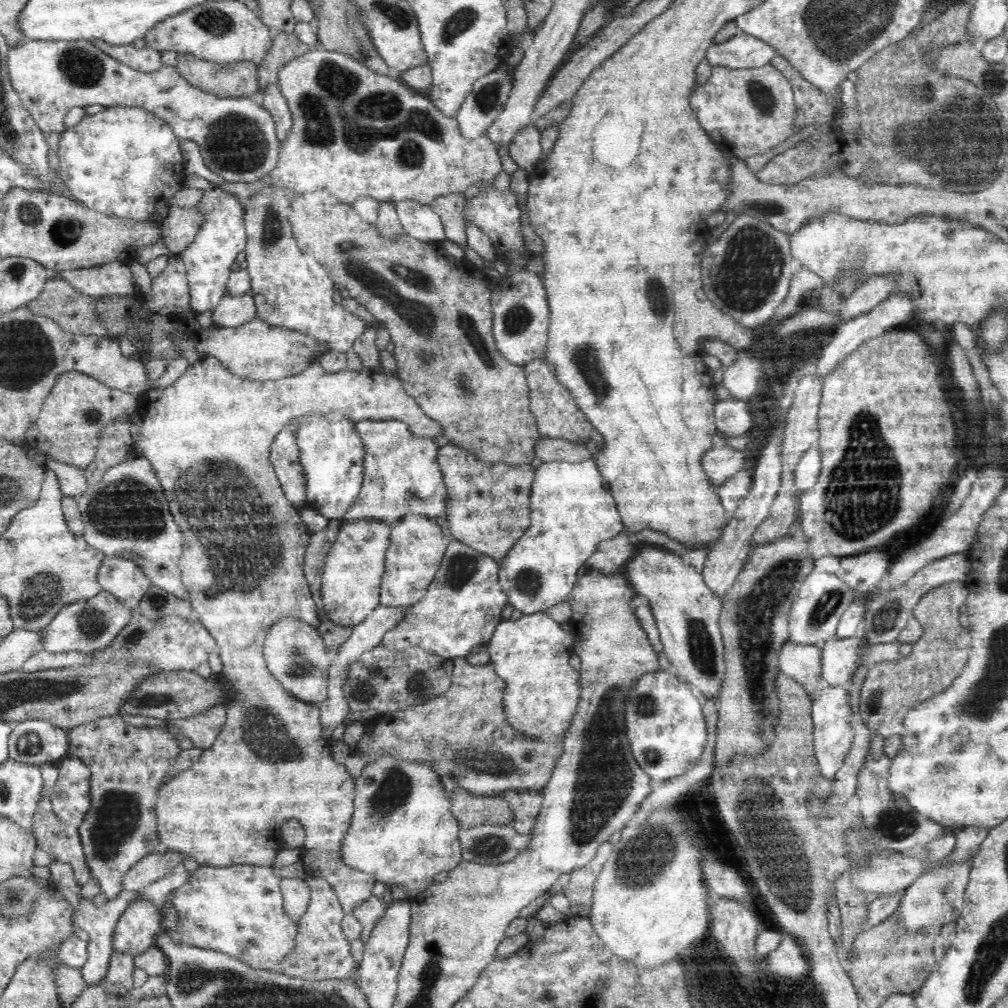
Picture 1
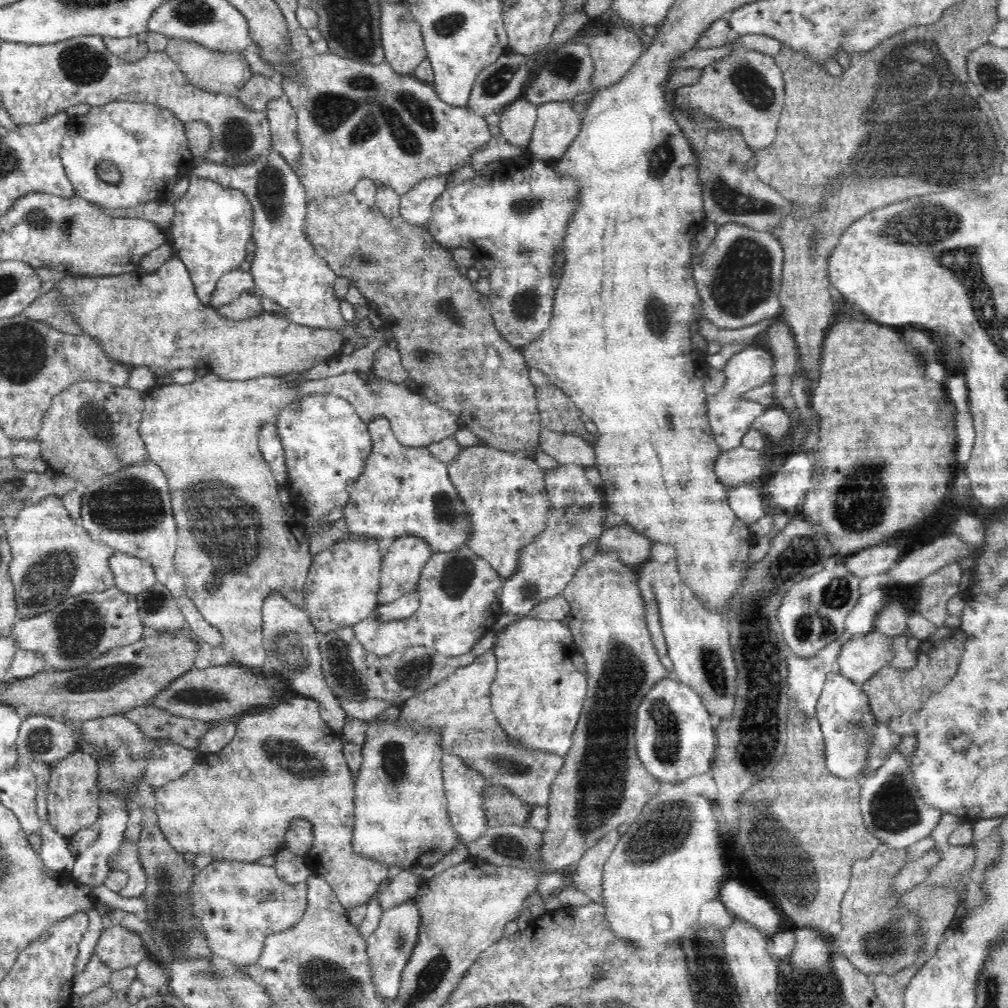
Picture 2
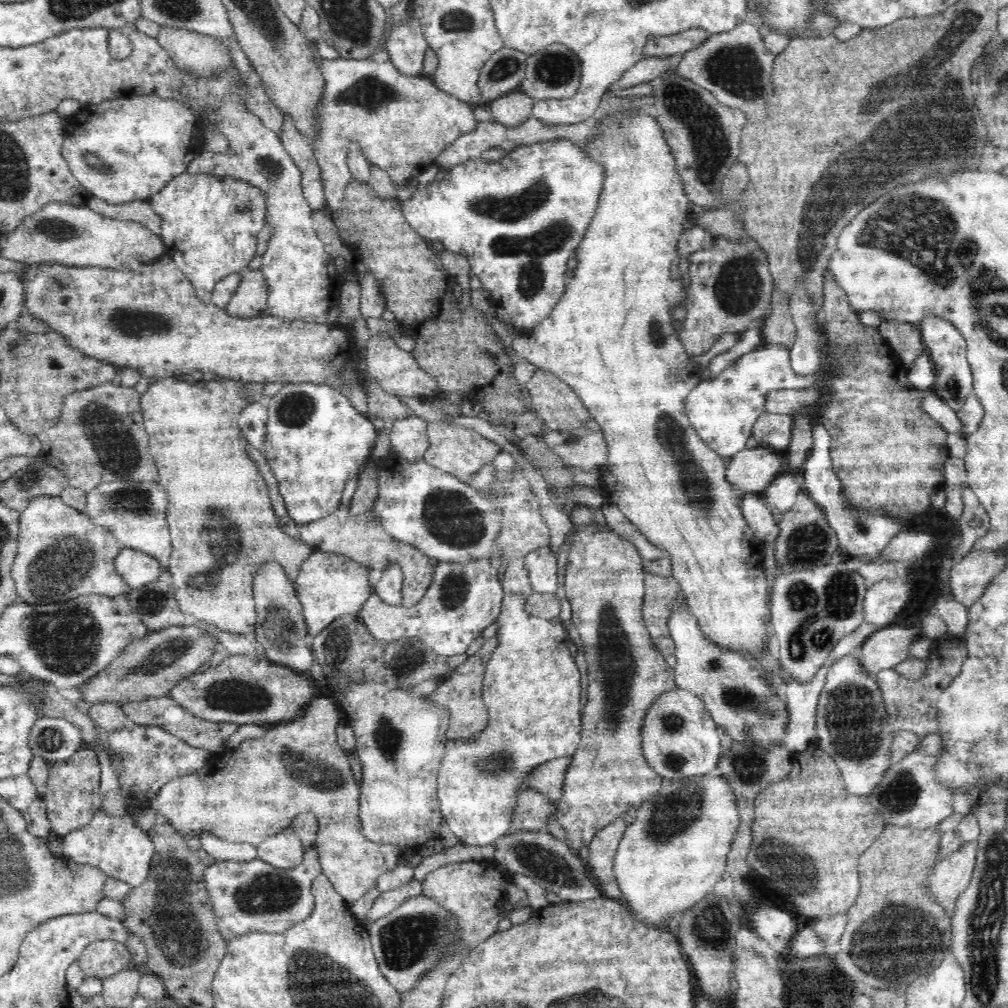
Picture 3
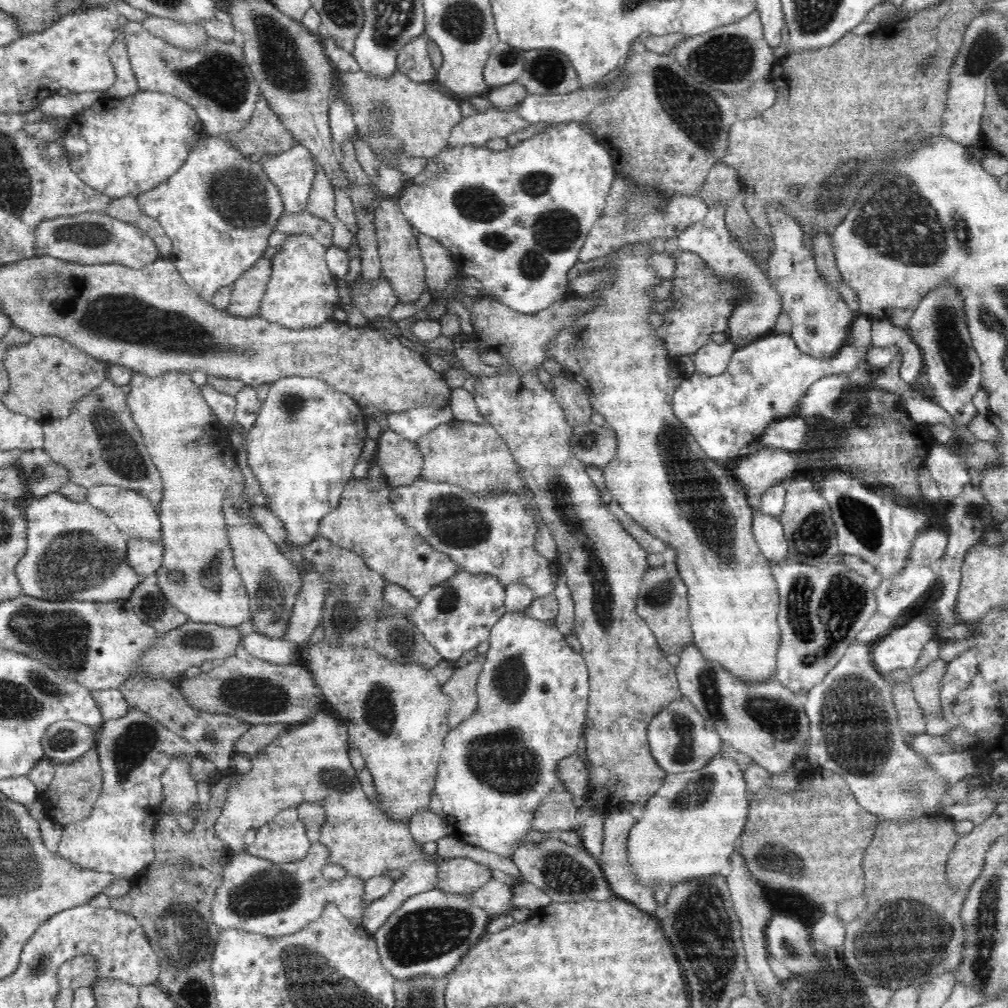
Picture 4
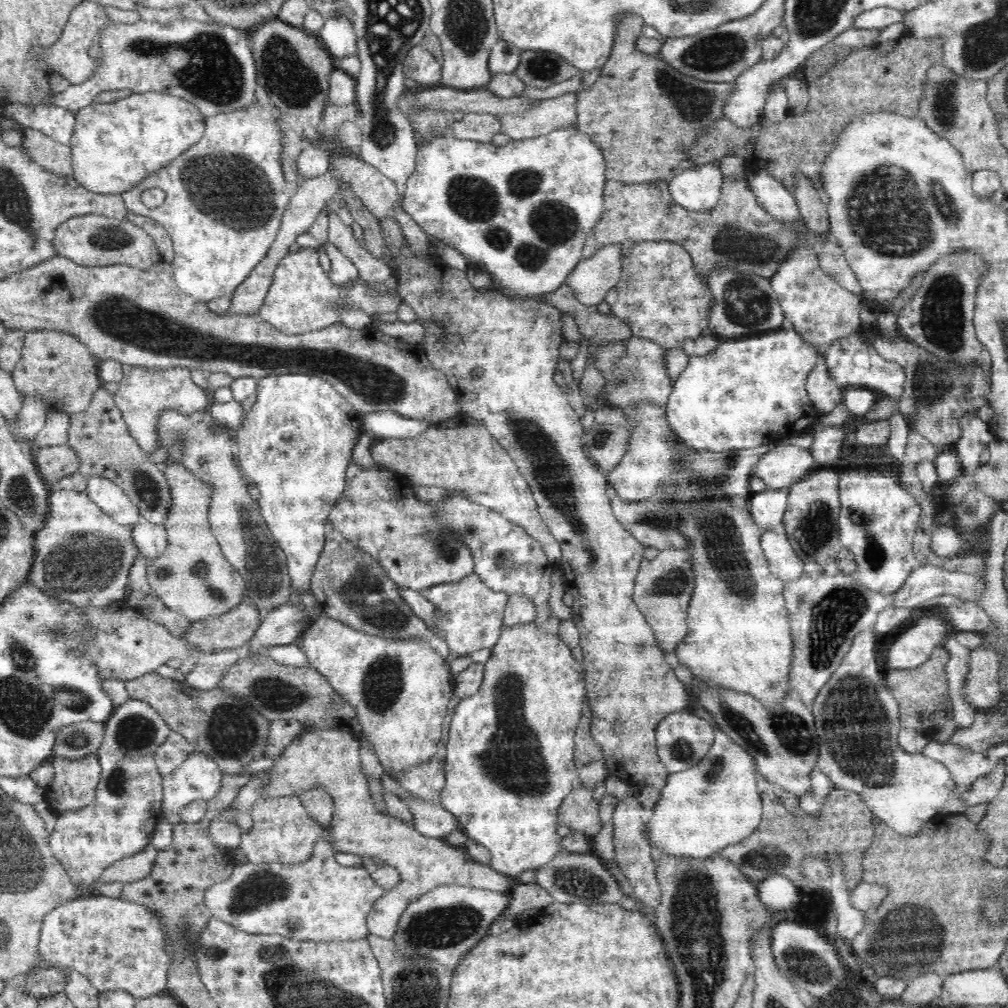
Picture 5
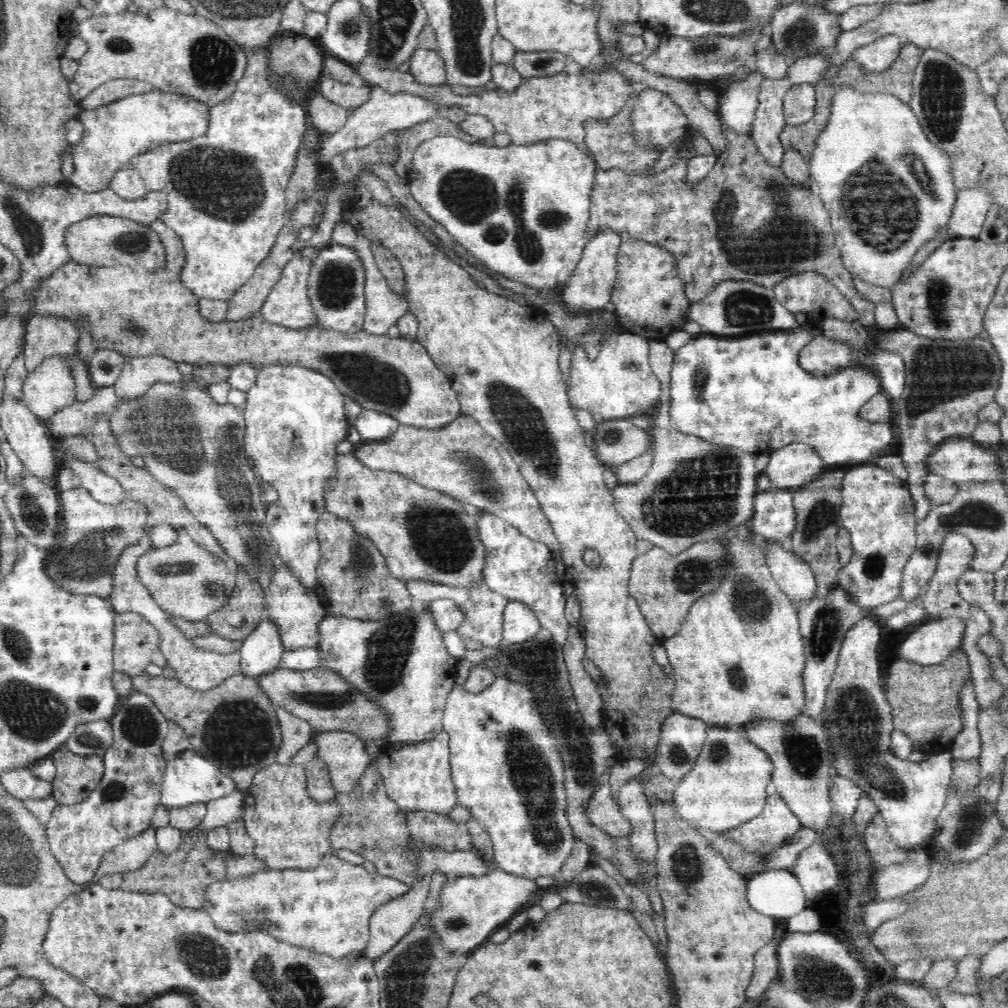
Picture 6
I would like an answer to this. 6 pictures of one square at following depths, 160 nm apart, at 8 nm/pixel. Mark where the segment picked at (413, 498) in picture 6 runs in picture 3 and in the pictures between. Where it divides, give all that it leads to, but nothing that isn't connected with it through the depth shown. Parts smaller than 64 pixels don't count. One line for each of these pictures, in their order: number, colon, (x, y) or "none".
3: (361, 538)
4: (365, 522)
5: (379, 513)

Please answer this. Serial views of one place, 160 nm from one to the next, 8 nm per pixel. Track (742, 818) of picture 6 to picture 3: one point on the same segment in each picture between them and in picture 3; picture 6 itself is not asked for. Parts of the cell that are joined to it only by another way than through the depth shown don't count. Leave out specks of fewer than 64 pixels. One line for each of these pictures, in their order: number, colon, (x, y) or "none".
3: (675, 852)
4: (690, 827)
5: (715, 804)

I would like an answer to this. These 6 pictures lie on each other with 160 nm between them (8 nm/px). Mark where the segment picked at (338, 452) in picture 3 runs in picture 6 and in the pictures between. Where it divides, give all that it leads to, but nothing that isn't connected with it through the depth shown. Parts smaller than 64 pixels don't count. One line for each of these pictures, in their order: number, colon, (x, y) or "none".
4: (307, 439)
5: (295, 444)
6: (294, 417)

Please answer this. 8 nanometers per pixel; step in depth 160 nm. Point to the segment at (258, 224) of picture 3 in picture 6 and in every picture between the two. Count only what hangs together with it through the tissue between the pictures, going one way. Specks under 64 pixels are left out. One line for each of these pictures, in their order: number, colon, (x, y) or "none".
4: (219, 209)
5: (225, 197)
6: (226, 190)

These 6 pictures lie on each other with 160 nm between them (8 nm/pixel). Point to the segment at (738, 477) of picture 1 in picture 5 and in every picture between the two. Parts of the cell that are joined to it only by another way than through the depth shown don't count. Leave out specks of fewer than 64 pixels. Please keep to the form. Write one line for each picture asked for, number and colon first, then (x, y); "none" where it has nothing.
2: (746, 500)
3: (761, 521)
4: (768, 531)
5: (785, 564)

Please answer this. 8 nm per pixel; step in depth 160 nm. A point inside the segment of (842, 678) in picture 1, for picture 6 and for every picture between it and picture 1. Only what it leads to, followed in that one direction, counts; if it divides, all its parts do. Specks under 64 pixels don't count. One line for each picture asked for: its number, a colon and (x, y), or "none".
2: (861, 657)
3: (887, 647)
4: (900, 649)
5: (912, 648)
6: (931, 642)

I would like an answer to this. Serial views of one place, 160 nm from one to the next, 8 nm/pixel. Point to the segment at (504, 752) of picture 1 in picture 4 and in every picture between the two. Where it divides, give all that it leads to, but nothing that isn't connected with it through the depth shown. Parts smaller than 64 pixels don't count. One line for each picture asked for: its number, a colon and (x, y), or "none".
2: (459, 708)
3: (460, 691)
4: (461, 687)

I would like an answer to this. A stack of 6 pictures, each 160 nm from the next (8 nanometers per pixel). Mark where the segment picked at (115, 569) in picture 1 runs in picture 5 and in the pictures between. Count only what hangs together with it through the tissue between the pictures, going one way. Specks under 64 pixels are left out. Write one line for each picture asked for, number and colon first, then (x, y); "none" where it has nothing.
2: (133, 575)
3: (137, 569)
4: (146, 557)
5: (151, 539)

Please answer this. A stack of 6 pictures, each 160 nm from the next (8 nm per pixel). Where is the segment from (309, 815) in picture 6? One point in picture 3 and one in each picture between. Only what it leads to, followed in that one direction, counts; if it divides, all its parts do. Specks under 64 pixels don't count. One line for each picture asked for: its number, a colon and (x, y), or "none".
3: (283, 850)
4: (284, 839)
5: (283, 831)

